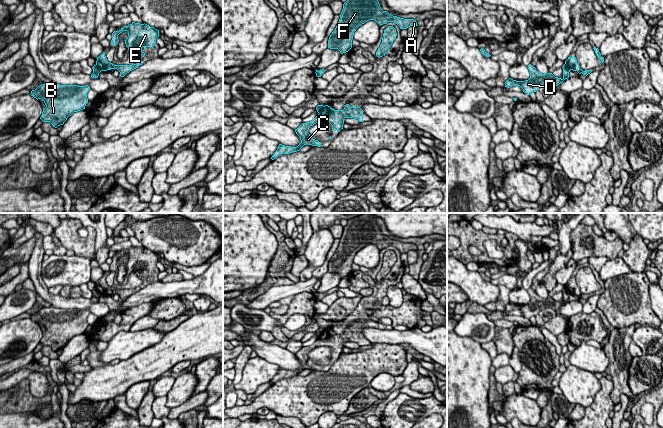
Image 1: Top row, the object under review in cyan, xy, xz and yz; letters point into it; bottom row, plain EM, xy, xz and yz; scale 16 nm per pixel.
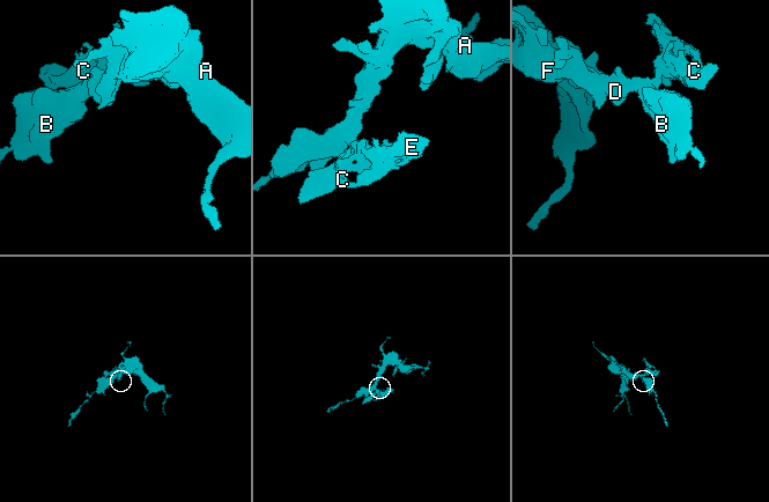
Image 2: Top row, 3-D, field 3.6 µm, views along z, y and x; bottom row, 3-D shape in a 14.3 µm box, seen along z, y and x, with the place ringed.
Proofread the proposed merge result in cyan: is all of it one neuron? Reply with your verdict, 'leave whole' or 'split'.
split

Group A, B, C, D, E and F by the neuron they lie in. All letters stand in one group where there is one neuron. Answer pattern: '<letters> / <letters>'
A B D F / C E

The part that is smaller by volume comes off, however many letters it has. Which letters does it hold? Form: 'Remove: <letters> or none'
Remove: C, E

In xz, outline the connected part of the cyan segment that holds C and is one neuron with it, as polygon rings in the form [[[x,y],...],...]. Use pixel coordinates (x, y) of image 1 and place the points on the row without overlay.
[[[346,328],[343,334],[334,334],[330,330],[325,329],[321,336],[310,346],[302,347],[297,353],[296,358],[300,361],[301,367],[297,371],[285,370],[279,368],[278,373],[272,379],[274,384],[282,378],[289,378],[299,375],[304,369],[312,369],[321,371],[321,366],[313,363],[308,354],[311,350],[319,346],[329,346],[332,349],[332,355],[340,356],[343,353],[345,342],[354,342],[359,346],[363,346],[363,334],[360,331],[350,331]]]

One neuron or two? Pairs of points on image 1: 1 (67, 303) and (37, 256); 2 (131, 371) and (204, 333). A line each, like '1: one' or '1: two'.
1: one
2: one

